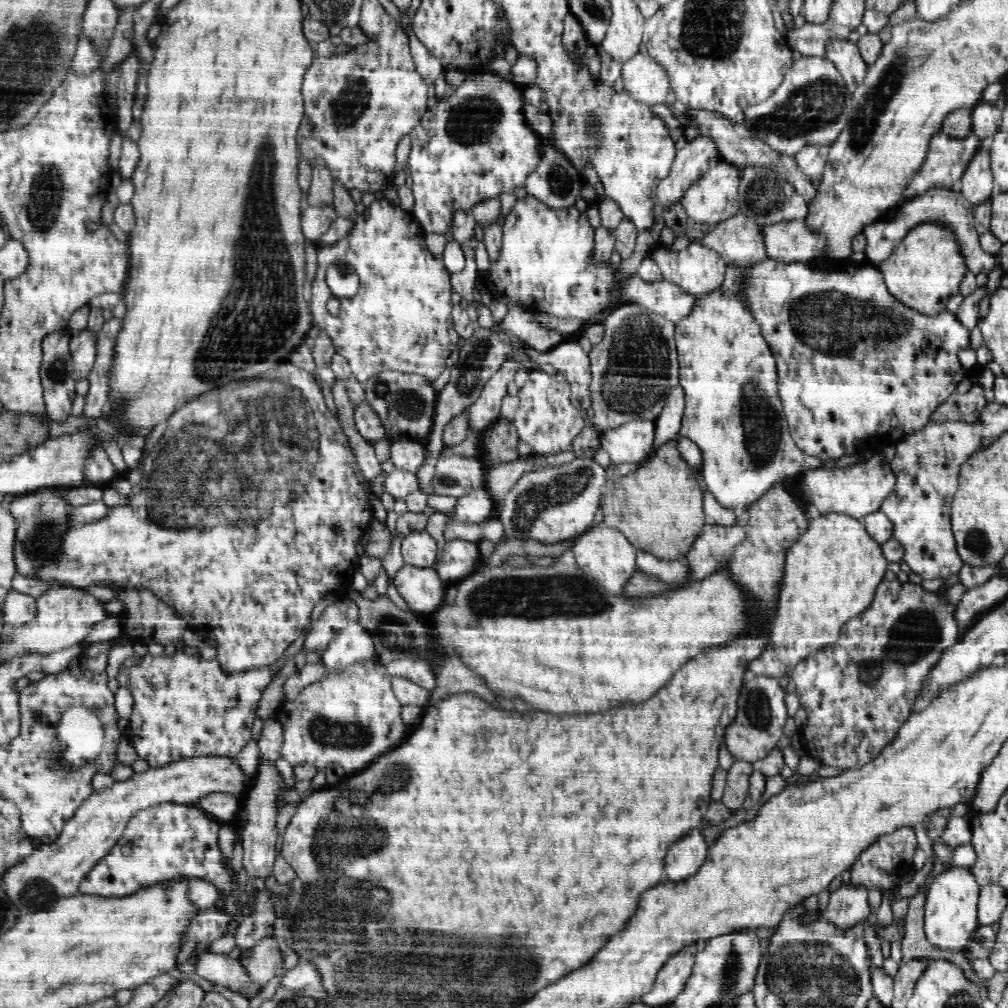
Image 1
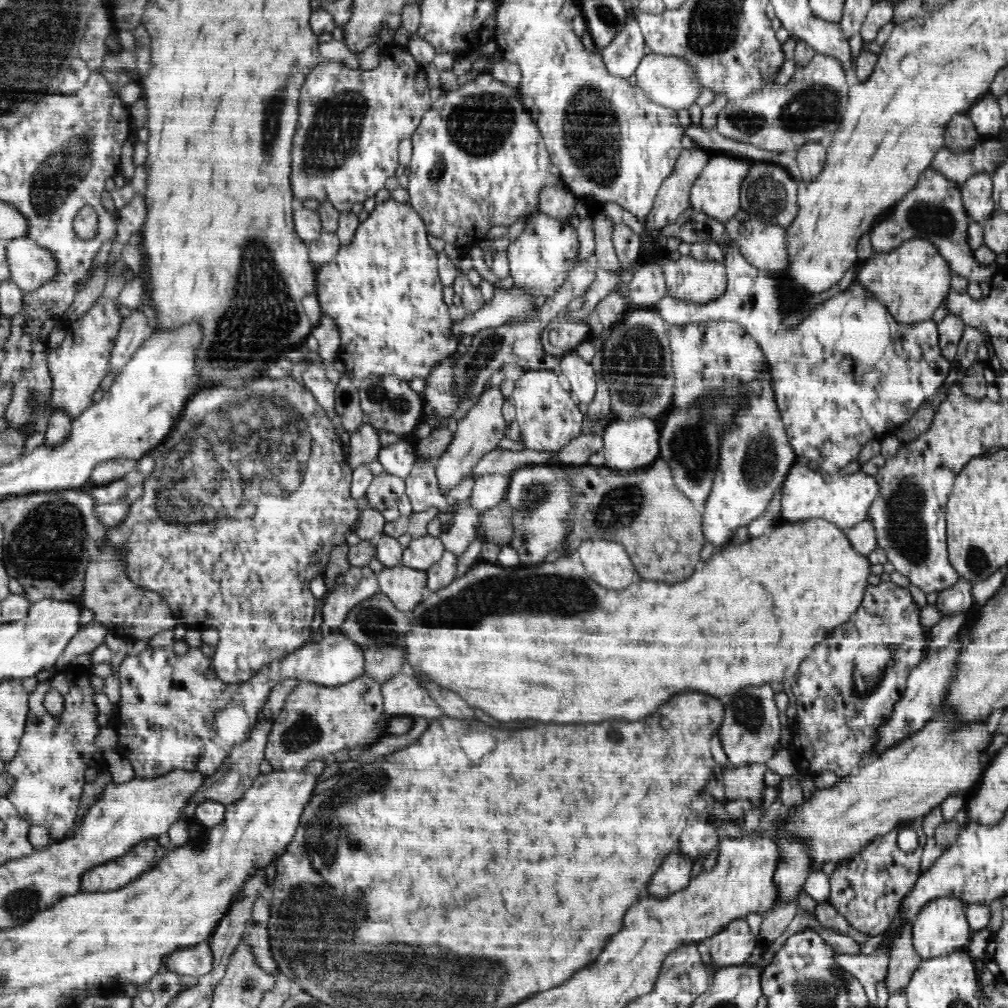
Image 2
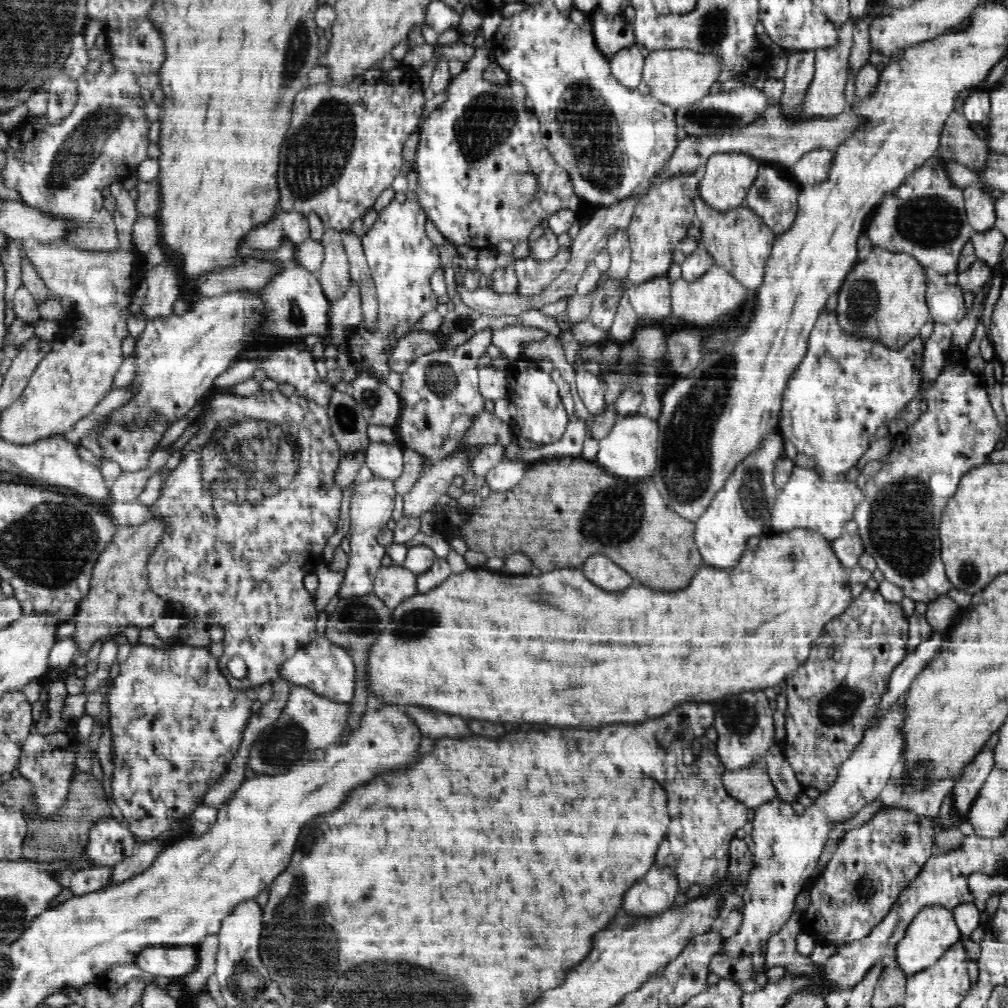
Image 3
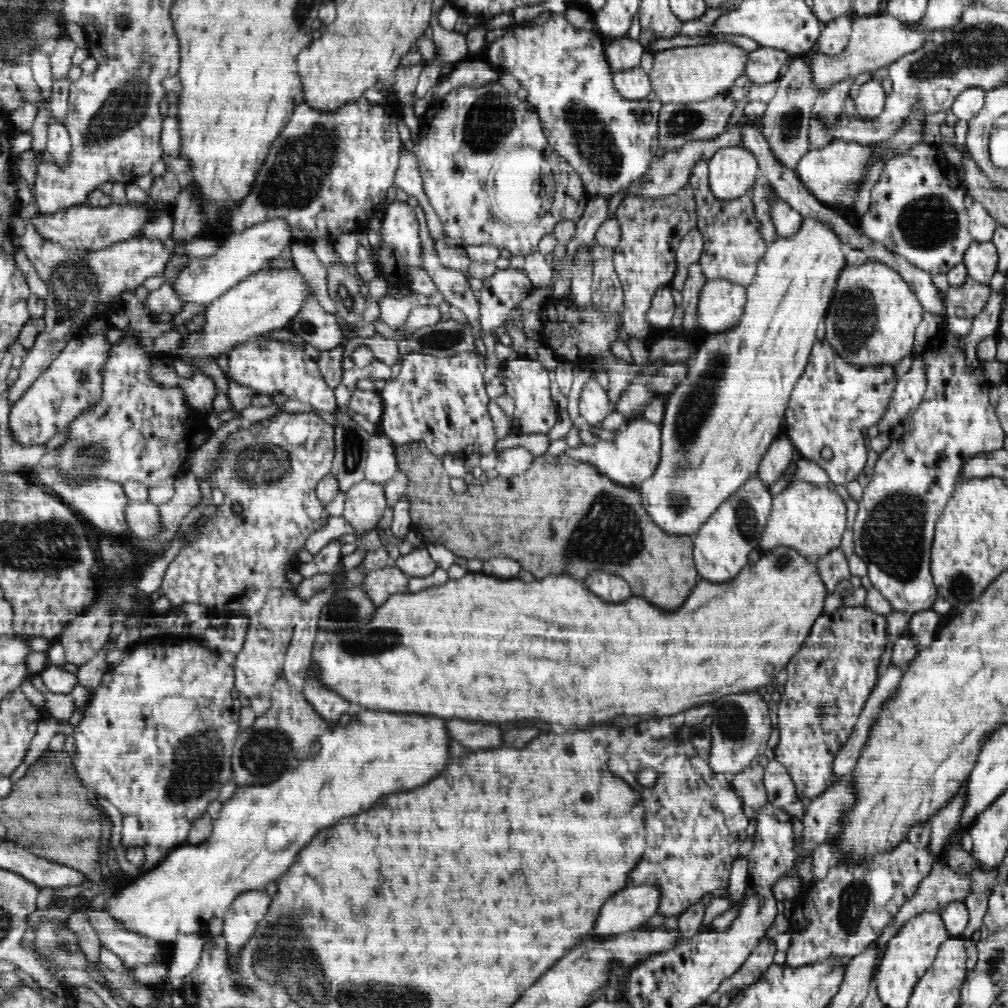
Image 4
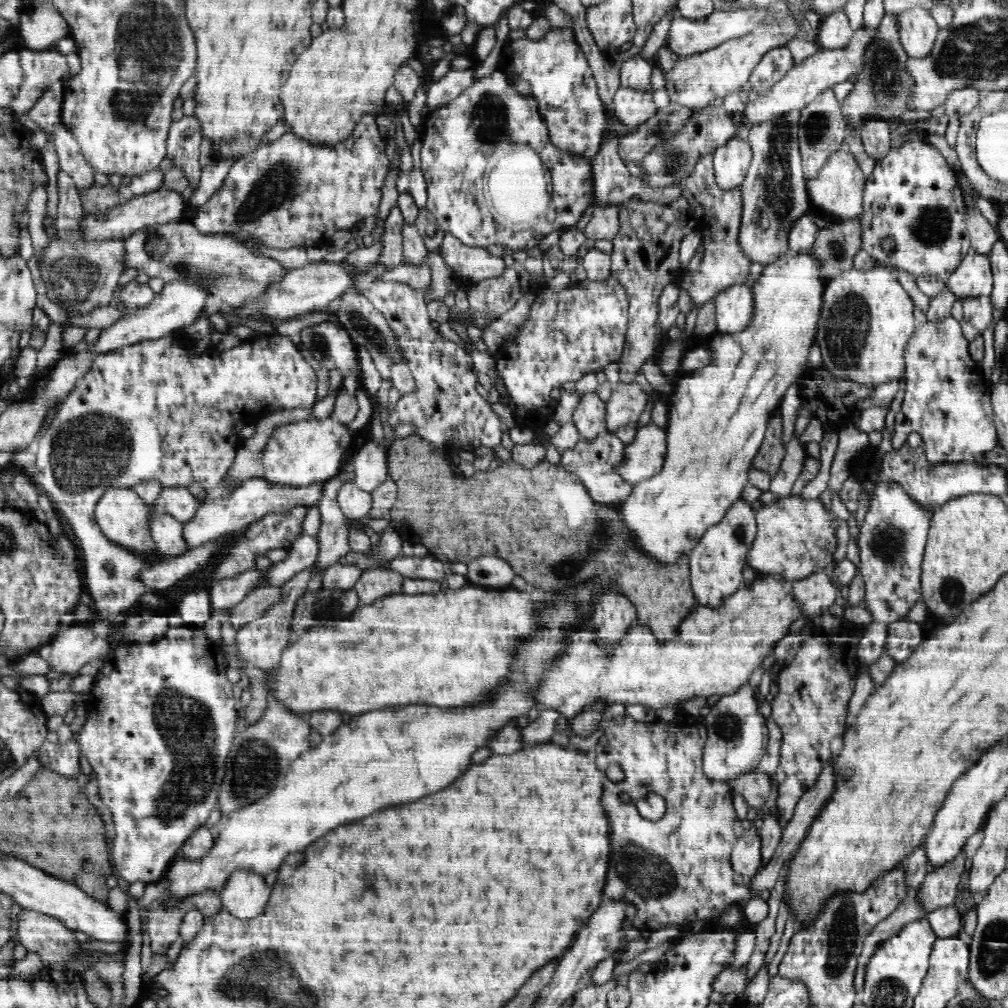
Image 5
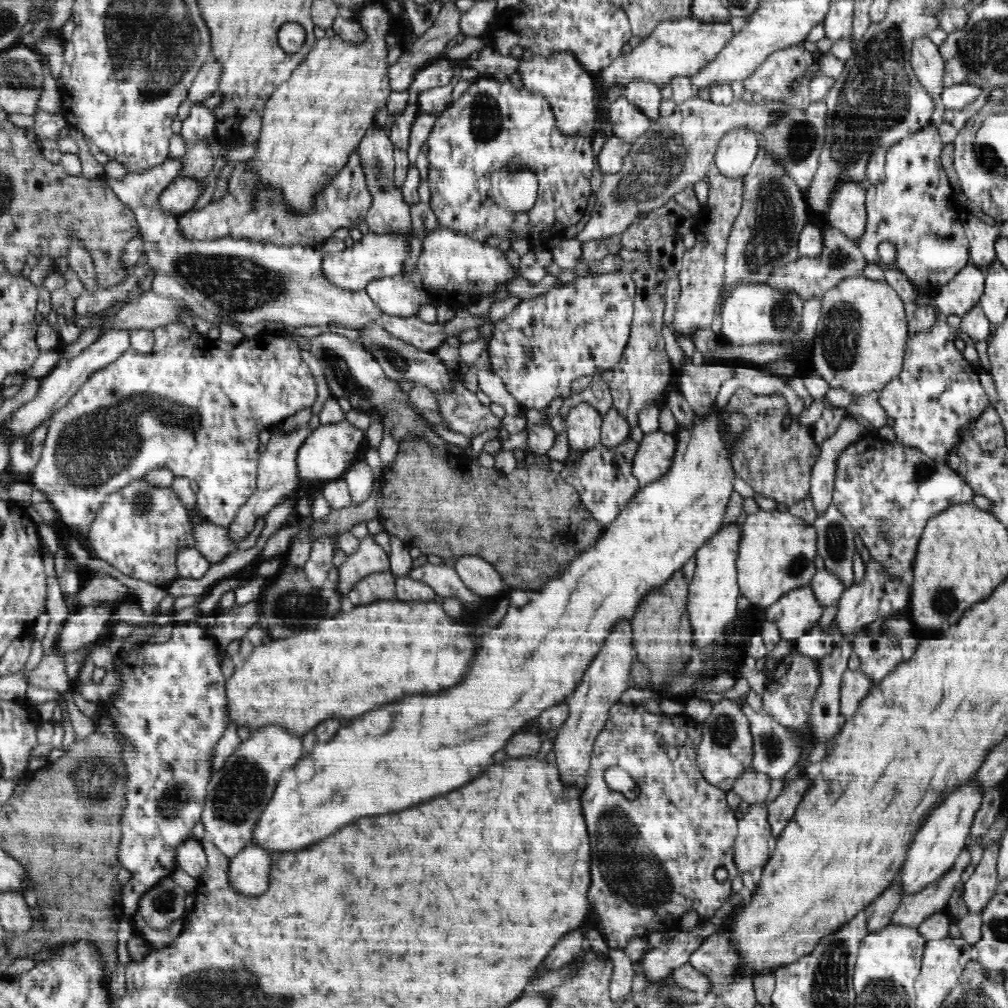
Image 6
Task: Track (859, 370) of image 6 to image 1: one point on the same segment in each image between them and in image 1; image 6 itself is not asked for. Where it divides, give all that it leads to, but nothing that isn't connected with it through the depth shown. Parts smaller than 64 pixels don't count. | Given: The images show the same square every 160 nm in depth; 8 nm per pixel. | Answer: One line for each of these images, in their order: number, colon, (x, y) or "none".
1: (925, 270)
2: (912, 281)
3: (885, 296)
4: (872, 318)
5: (866, 322)

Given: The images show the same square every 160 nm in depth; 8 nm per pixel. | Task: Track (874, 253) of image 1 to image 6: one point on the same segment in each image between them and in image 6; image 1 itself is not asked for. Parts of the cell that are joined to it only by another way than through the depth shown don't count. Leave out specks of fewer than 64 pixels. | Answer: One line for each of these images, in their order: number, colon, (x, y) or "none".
2: (934, 209)
3: (925, 216)
4: (916, 210)
5: (913, 196)
6: (914, 207)

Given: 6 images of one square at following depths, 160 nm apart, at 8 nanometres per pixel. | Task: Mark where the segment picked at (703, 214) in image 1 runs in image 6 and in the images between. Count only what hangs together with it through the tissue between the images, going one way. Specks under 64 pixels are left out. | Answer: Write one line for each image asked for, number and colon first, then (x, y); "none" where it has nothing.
2: (716, 192)
3: (728, 176)
4: (732, 170)
5: (731, 162)
6: (736, 151)

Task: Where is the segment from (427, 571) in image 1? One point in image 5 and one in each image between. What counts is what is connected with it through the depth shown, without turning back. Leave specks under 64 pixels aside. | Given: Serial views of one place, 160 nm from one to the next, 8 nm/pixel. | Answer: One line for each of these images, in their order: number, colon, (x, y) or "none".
2: (406, 587)
3: (393, 584)
4: (380, 584)
5: (374, 583)

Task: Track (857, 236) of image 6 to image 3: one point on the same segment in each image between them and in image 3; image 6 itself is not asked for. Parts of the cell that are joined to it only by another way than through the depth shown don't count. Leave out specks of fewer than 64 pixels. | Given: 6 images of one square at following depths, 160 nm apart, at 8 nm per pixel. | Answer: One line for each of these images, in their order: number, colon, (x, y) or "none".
3: (813, 167)
4: (823, 171)
5: (838, 188)

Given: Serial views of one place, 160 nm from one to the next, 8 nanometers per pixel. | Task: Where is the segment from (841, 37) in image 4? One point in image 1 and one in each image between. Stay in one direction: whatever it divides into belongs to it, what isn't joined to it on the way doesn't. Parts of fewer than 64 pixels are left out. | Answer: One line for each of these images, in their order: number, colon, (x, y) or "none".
1: (811, 106)
2: (783, 116)
3: (824, 98)

